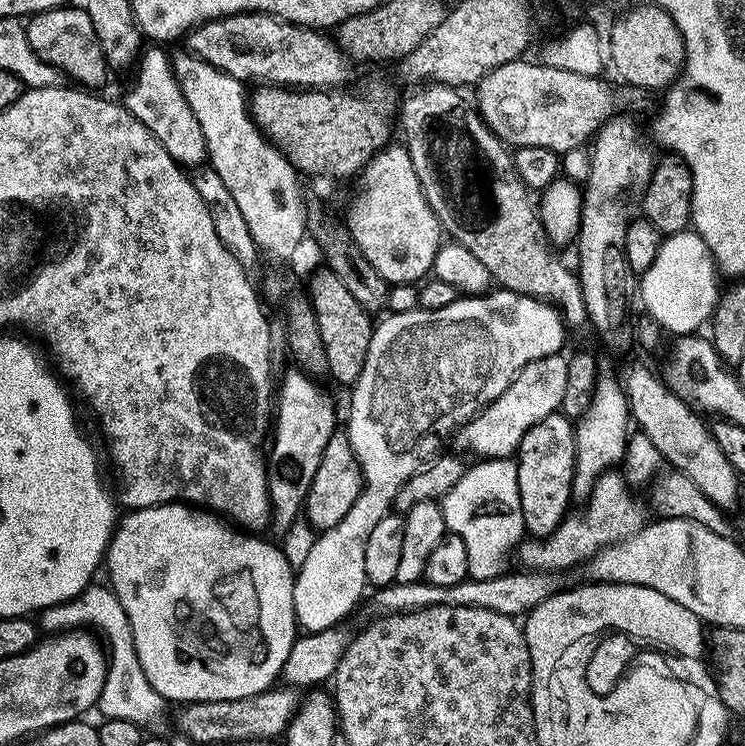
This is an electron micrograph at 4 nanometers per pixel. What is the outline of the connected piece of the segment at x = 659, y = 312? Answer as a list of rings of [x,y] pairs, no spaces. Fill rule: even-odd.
[[[694,230],[676,232],[672,236],[664,236],[660,241],[658,258],[650,264],[648,269],[639,277],[638,296],[644,299],[644,308],[649,317],[657,322],[665,333],[672,332],[673,337],[687,336],[701,331],[700,328],[709,323],[712,312],[716,309],[716,301],[722,295],[722,287],[716,281],[718,269],[715,260],[712,259],[712,252],[706,246],[706,242]]]

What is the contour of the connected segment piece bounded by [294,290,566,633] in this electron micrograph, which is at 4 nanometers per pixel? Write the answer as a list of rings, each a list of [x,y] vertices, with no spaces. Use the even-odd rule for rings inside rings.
[[[492,290],[483,295],[461,295],[454,302],[450,302],[441,308],[417,306],[408,312],[393,312],[385,316],[387,316],[385,320],[381,324],[379,321],[372,329],[370,350],[366,350],[366,366],[362,366],[362,374],[350,388],[352,401],[348,404],[348,426],[346,426],[346,433],[349,444],[352,447],[352,455],[356,457],[356,461],[360,465],[363,476],[363,488],[361,493],[358,494],[354,506],[351,506],[346,516],[342,518],[342,522],[338,522],[338,526],[334,526],[333,528],[323,529],[315,537],[313,546],[310,548],[310,554],[308,554],[305,561],[298,564],[298,571],[294,576],[296,581],[296,585],[294,586],[296,623],[305,633],[318,632],[326,630],[328,627],[339,625],[344,620],[343,616],[350,615],[352,607],[359,602],[360,595],[363,594],[364,588],[366,589],[366,581],[364,579],[364,575],[366,574],[366,538],[370,538],[370,530],[374,530],[374,526],[378,526],[378,522],[382,517],[389,515],[393,511],[396,495],[398,494],[398,490],[402,490],[404,483],[419,468],[424,467],[429,460],[433,459],[441,451],[440,443],[448,435],[449,439],[457,431],[459,425],[465,424],[473,416],[477,416],[488,404],[493,404],[504,393],[506,386],[510,386],[512,379],[525,366],[538,358],[557,355],[561,351],[560,347],[564,344],[564,336],[566,337],[566,325],[559,308],[549,304],[547,300],[537,300],[535,296],[519,296],[517,292],[507,290]]]

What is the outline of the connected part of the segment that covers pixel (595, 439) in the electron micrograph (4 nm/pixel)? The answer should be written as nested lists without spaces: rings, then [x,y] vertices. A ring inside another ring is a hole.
[[[600,374],[593,387],[592,401],[583,416],[575,421],[576,467],[573,474],[572,495],[580,502],[587,501],[592,487],[605,472],[615,469],[616,463],[624,456],[628,448],[628,424],[630,409],[624,385],[619,379]]]

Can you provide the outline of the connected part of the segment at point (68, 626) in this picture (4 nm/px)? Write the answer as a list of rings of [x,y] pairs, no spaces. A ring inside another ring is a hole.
[[[99,582],[90,583],[74,599],[40,609],[36,614],[37,629],[44,634],[59,634],[81,628],[102,630],[105,636],[103,639],[109,646],[108,670],[97,709],[103,713],[102,716],[105,719],[122,718],[144,728],[163,714],[166,702],[154,690],[154,686],[151,686],[145,671],[142,670],[142,664],[134,647],[134,634],[130,620],[122,608],[122,604],[118,602],[111,587],[101,584]]]

